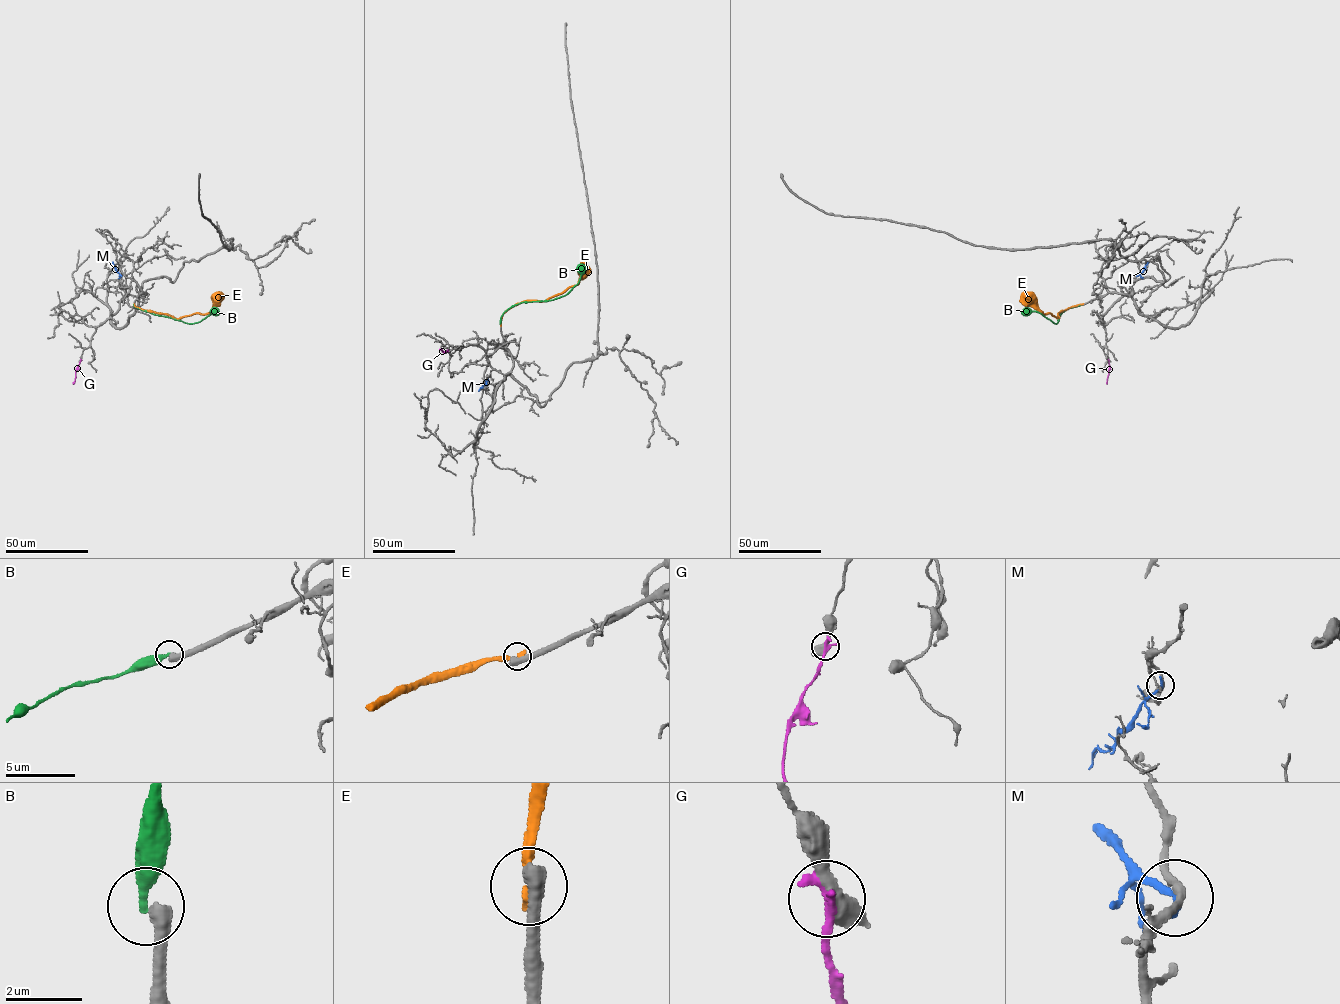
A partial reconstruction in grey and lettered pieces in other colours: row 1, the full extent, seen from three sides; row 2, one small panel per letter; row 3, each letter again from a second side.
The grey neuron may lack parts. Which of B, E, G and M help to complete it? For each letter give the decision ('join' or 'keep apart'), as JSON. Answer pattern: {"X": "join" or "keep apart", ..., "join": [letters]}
{"B": "keep apart", "E": "keep apart", "G": "keep apart", "M": "keep apart", "join": []}

